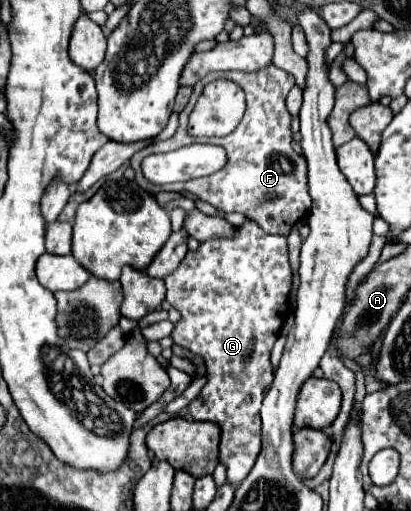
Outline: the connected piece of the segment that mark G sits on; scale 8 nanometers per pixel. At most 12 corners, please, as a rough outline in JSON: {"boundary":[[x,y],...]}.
{"boundary":[[251,219],[165,279],[173,343],[209,381],[239,485],[259,455],[269,353],[289,309],[287,237]]}

